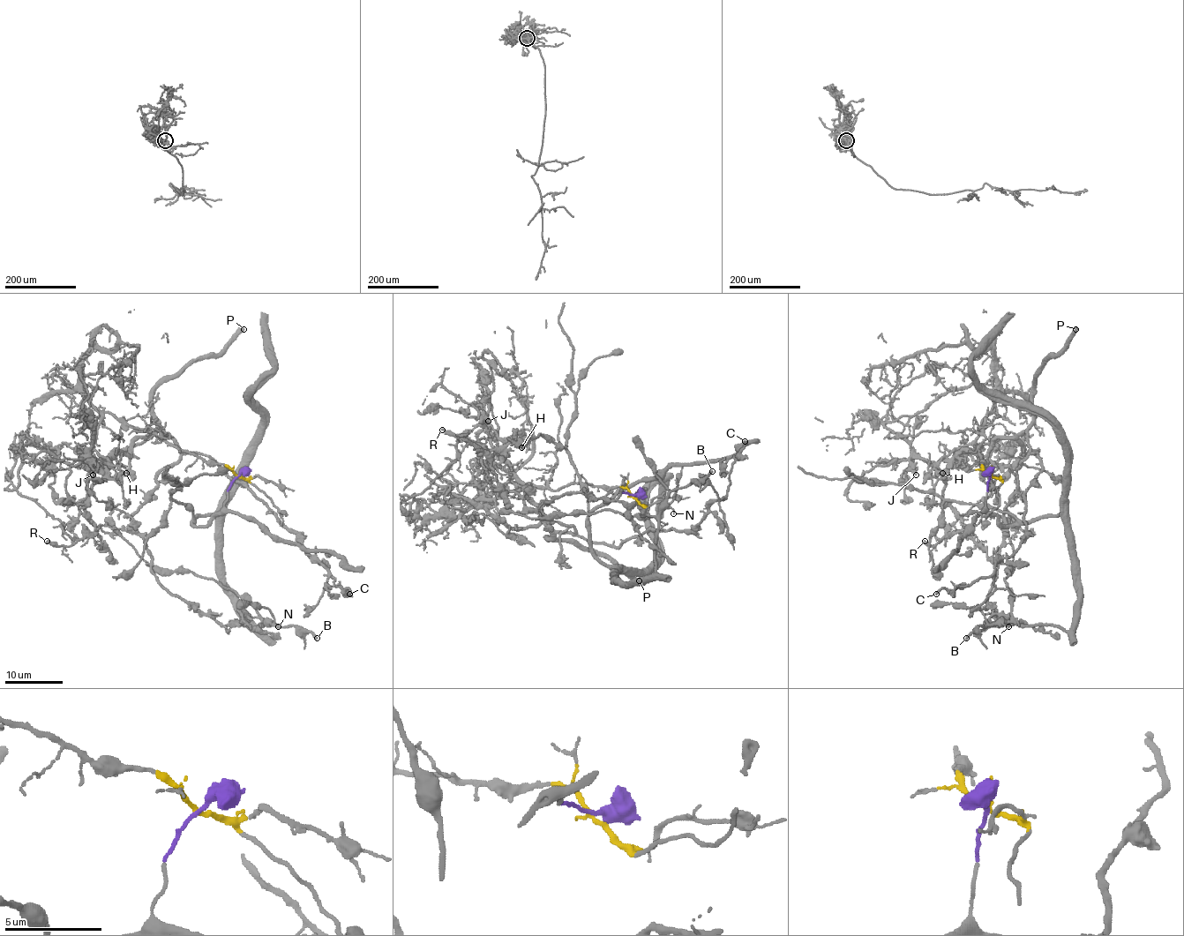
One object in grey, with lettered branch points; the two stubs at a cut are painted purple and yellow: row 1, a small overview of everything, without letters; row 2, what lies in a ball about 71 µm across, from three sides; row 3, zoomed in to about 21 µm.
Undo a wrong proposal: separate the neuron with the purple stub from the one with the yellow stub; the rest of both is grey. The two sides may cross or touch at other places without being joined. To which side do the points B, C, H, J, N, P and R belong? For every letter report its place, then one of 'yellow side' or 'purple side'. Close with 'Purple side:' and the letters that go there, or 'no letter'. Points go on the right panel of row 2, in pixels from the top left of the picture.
B: at (966, 638); purple side
C: at (936, 594); yellow side
H: at (942, 473); yellow side
J: at (916, 475); yellow side
N: at (1008, 626); purple side
P: at (1075, 329); yellow side
R: at (925, 541); yellow side
Purple side: B, N

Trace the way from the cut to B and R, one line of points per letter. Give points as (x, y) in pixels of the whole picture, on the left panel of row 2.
B: (236, 476), (224, 507), (192, 523), (217, 520), (222, 587), (260, 630), (264, 623), (296, 625), (318, 639)
R: (236, 476), (105, 413), (86, 450), (102, 477), (85, 506), (94, 531), (69, 546), (46, 541)

